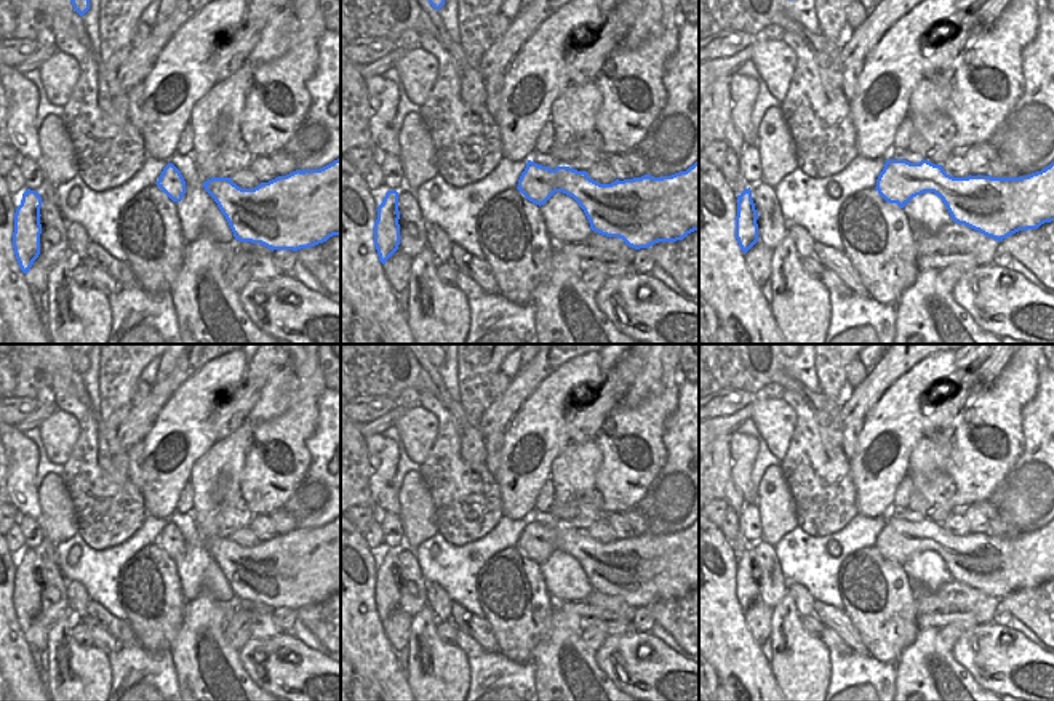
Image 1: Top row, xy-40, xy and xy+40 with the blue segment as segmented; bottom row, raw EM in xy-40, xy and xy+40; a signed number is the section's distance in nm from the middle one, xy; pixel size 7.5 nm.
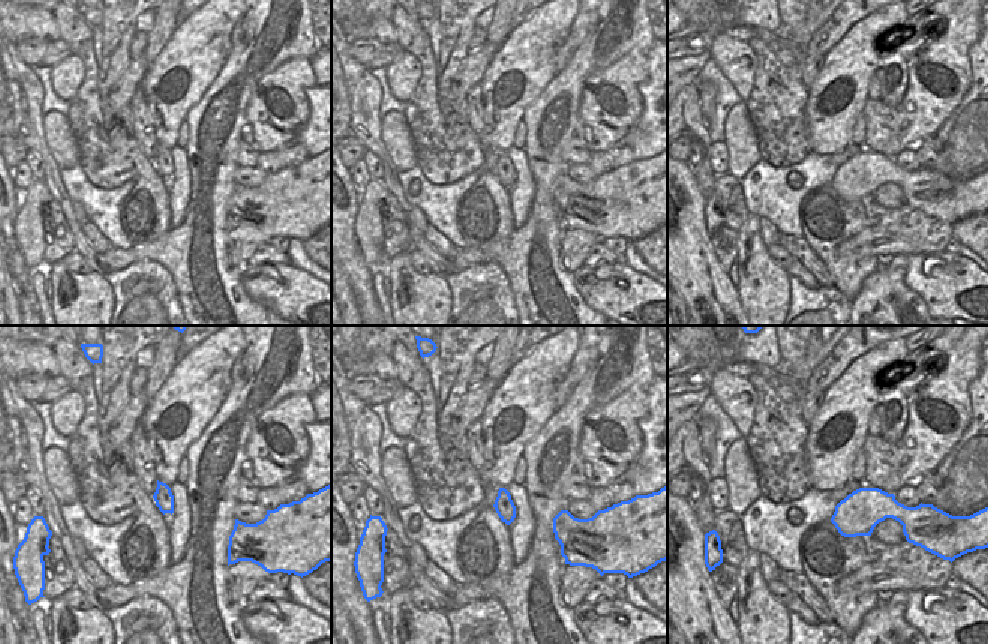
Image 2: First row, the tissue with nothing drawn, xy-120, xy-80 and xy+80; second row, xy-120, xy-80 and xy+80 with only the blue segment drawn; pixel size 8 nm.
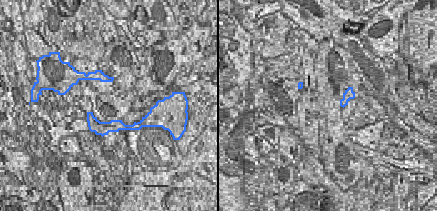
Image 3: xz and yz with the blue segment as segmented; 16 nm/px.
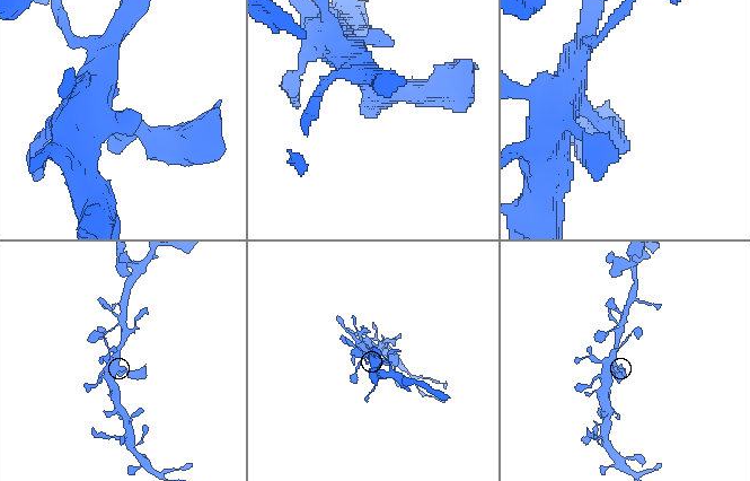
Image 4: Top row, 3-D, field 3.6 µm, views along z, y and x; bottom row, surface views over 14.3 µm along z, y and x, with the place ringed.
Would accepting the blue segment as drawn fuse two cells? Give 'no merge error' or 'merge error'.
merge error

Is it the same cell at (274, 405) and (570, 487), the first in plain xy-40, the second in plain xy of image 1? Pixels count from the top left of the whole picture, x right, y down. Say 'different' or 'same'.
same

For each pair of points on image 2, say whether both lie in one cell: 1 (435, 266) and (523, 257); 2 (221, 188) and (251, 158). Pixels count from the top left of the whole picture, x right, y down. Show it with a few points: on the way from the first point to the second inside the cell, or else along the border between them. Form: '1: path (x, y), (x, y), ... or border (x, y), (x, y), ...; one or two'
1: border (450, 260), (455, 270); two
2: border (242, 140), (237, 149), (237, 165); two

